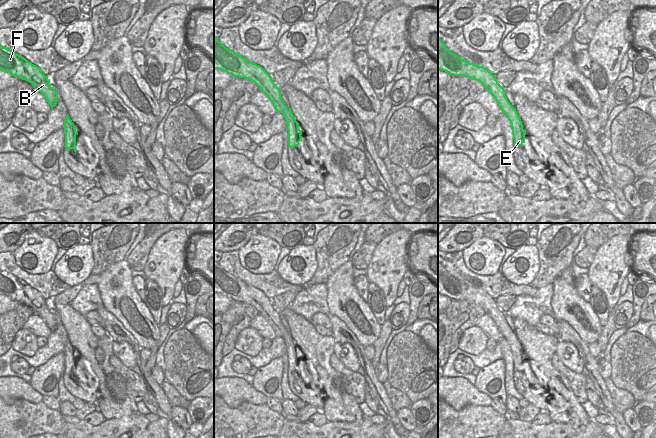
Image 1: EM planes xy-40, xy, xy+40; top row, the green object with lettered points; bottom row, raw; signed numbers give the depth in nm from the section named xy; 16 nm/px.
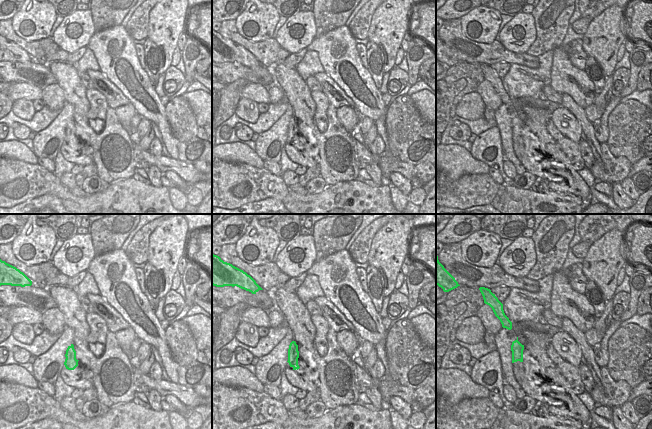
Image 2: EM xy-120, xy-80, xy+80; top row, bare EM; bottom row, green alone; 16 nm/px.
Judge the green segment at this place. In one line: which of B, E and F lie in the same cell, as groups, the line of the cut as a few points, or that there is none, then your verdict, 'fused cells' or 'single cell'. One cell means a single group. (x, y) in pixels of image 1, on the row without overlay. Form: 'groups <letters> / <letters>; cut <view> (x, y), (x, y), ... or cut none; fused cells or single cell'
groups B E F; cut none; single cell

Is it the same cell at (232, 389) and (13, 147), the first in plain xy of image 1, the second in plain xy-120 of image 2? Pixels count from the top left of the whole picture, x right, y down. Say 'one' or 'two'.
one

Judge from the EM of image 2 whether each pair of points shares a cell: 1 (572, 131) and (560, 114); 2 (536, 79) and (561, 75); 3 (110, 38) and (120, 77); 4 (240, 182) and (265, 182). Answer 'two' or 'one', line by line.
1: one
2: two
3: one
4: one

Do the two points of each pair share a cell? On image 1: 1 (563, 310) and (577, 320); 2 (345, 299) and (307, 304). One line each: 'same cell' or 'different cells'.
1: same cell
2: different cells

